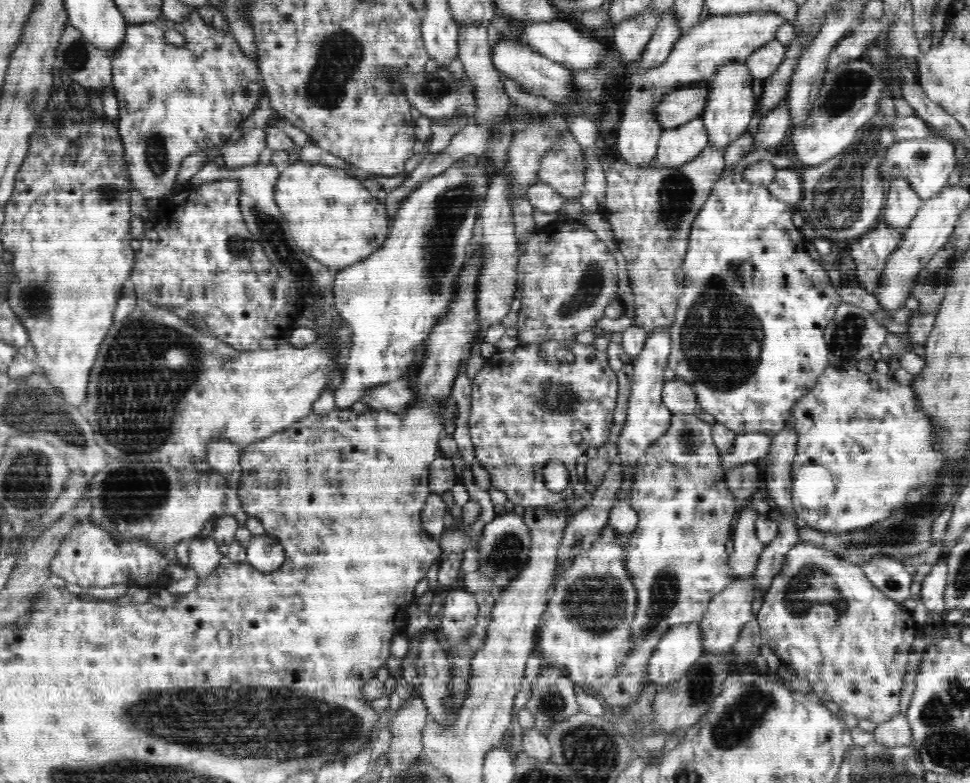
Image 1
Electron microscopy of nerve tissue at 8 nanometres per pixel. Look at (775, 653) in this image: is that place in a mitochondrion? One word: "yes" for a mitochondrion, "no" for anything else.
no

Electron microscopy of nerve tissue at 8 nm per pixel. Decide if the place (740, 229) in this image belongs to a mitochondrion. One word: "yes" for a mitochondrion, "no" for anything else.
no

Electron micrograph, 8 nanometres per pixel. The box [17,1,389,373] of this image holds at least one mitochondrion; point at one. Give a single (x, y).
(342, 53)

